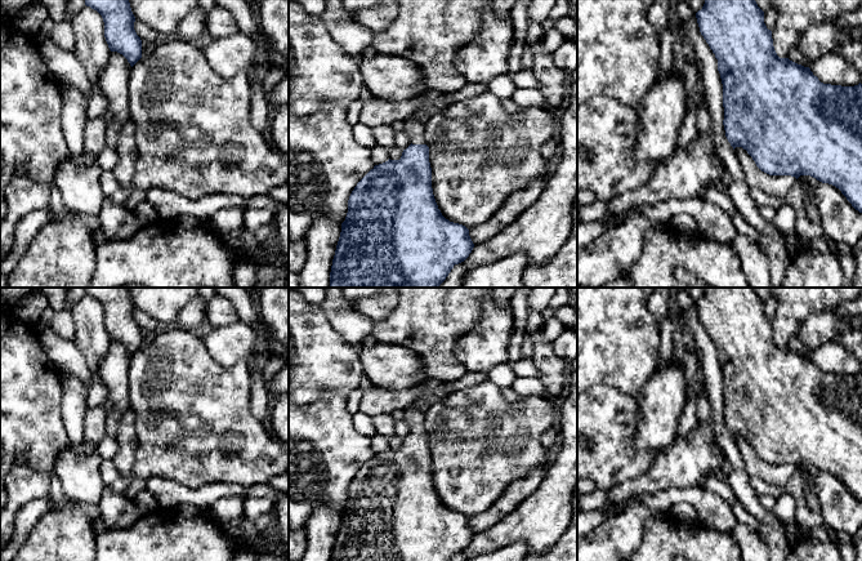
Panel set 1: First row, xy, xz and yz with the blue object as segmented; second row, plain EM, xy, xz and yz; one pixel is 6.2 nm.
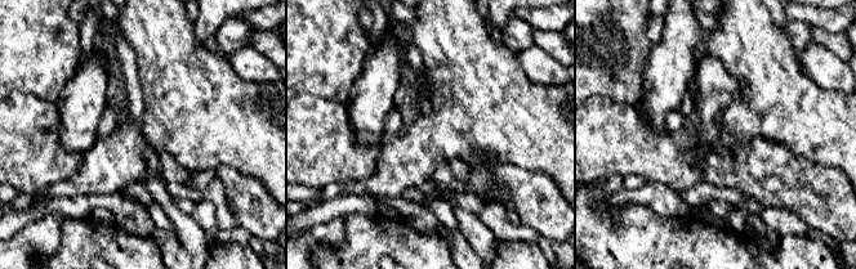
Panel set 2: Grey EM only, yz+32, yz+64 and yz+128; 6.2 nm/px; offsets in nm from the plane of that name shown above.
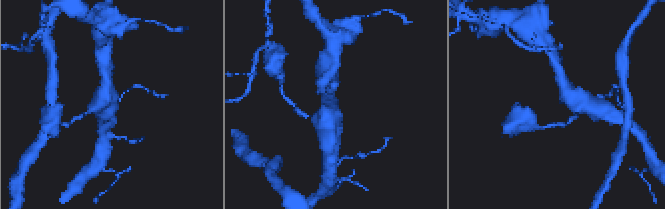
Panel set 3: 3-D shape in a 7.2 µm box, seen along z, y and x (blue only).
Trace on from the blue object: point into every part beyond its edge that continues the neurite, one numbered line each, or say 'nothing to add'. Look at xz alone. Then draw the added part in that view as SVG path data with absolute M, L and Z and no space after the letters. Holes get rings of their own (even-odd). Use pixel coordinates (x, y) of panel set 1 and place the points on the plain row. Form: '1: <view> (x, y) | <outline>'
1: xz (414, 417) | M416 404L405 409L403 420L407 423L412 433L426 433L424 427L424 411L421 411Z

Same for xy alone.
nothing to add

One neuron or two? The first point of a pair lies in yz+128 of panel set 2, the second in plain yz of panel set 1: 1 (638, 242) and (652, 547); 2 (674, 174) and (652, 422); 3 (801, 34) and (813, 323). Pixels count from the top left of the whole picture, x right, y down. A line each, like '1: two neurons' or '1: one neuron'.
1: one neuron
2: two neurons
3: one neuron

